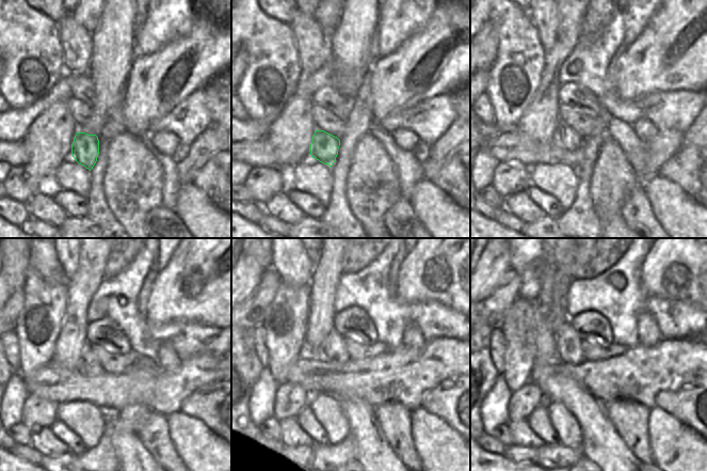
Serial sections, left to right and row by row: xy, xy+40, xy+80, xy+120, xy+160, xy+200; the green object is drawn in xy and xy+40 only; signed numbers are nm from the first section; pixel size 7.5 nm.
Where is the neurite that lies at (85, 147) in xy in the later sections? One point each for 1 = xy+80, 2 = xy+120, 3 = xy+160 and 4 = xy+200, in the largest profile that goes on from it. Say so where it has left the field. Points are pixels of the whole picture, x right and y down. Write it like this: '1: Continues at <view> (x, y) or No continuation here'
1: Continues at xy+80 (563, 137)
2: Continues at xy+120 (89, 366)
3: Continues at xy+160 (333, 350)
4: Continues at xy+200 (567, 341).

